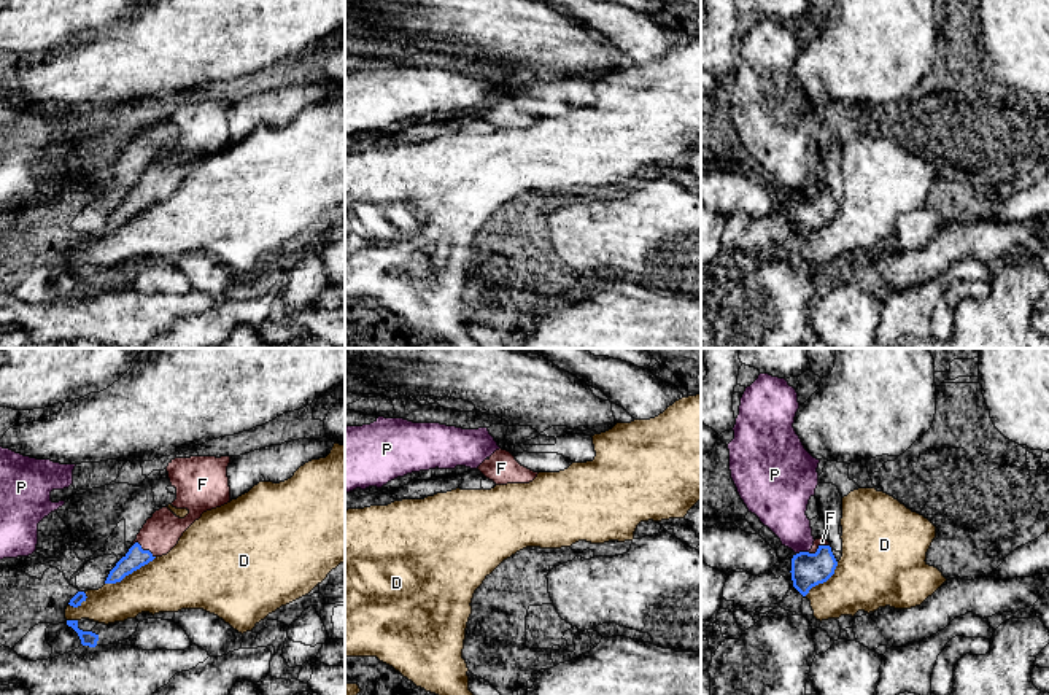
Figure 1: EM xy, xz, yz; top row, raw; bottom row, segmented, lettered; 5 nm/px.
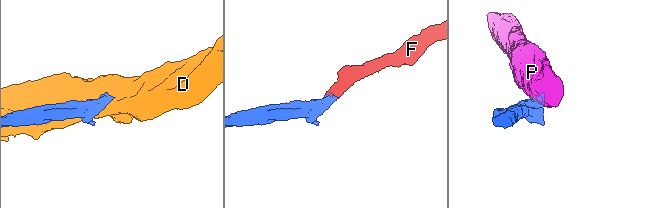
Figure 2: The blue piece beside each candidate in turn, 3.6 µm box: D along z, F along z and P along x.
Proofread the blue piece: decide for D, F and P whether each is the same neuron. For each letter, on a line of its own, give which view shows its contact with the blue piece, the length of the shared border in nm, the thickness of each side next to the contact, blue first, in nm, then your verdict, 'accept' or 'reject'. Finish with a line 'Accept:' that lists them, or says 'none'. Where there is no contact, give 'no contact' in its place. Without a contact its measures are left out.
D: xy | 300 nm | 100/300 nm | reject
F: xy | 140 nm | 100/190 nm | accept
P: yz | 70 nm | 180/240 nm | reject
Accept: F

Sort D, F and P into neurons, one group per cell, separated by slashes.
D / F / P

